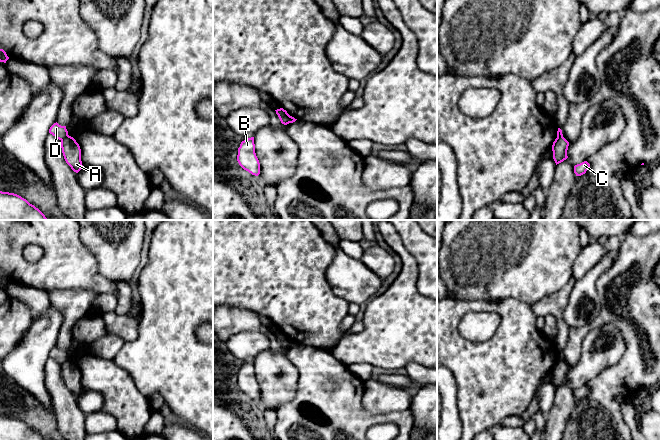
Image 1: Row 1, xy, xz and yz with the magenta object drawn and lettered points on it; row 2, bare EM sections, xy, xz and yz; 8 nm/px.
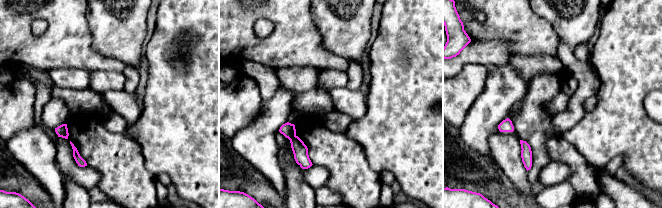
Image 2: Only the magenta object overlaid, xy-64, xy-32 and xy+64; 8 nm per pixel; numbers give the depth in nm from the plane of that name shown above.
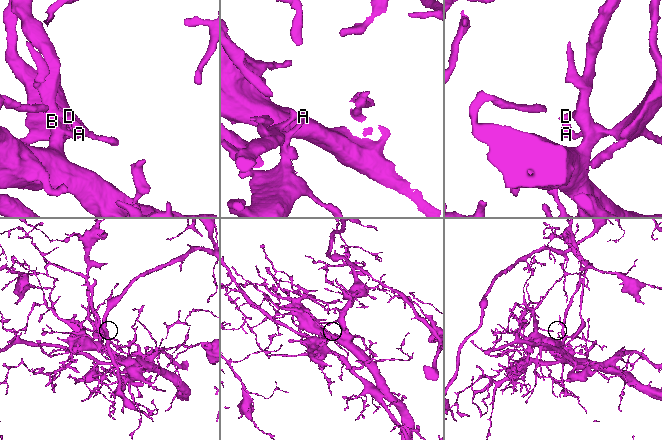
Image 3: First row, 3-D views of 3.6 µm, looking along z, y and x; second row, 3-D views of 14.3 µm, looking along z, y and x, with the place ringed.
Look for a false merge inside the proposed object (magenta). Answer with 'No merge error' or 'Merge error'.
Merge error

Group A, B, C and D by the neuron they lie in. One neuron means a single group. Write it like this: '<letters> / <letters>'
A C / B D

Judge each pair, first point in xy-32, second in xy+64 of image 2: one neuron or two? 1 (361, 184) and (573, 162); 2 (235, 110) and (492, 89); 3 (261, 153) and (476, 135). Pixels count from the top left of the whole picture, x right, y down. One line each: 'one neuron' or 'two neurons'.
1: one neuron
2: two neurons
3: one neuron

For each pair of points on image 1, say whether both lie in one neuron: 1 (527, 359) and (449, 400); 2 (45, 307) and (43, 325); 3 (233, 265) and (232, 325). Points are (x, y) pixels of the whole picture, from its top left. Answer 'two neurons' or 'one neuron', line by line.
1: two neurons
2: two neurons
3: two neurons

